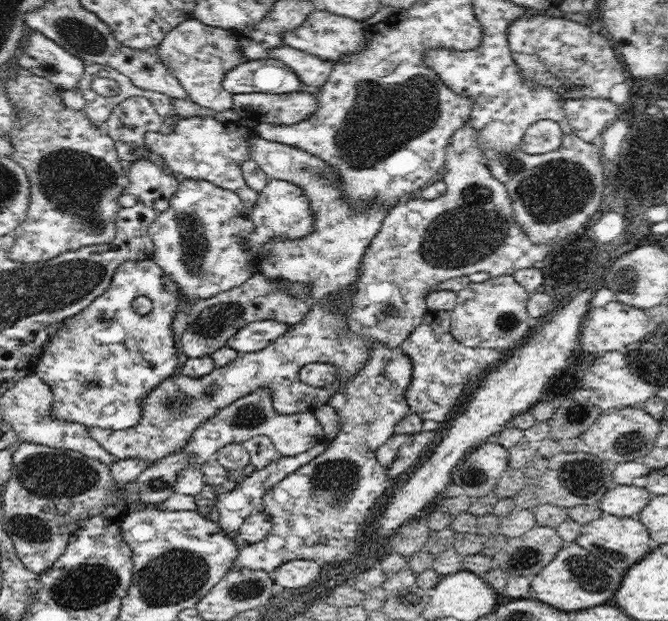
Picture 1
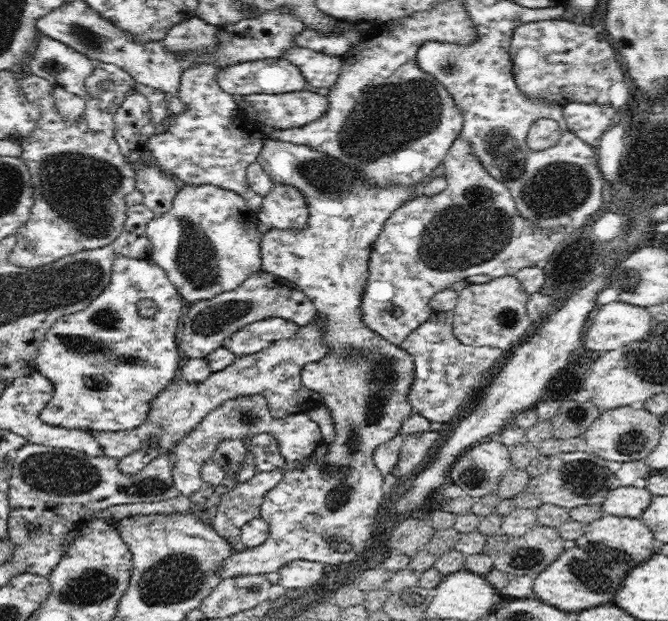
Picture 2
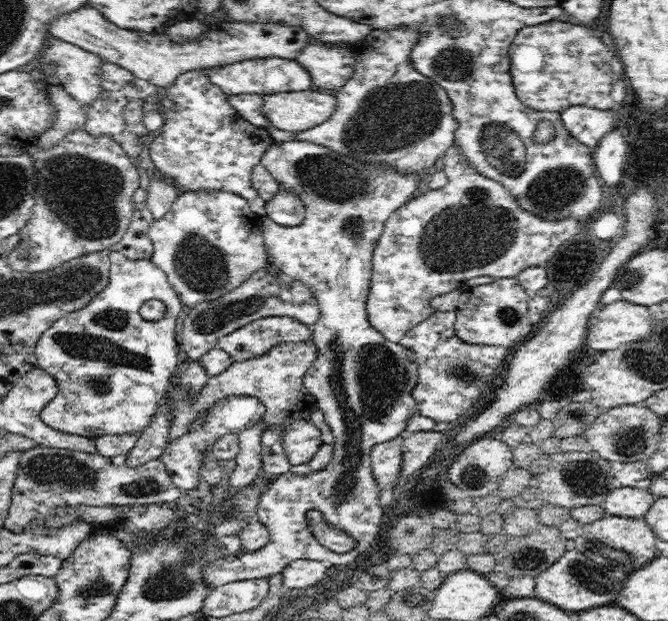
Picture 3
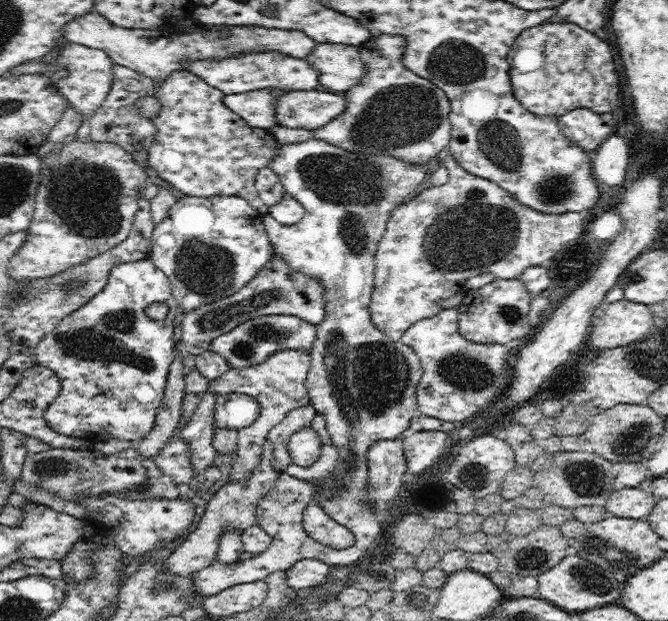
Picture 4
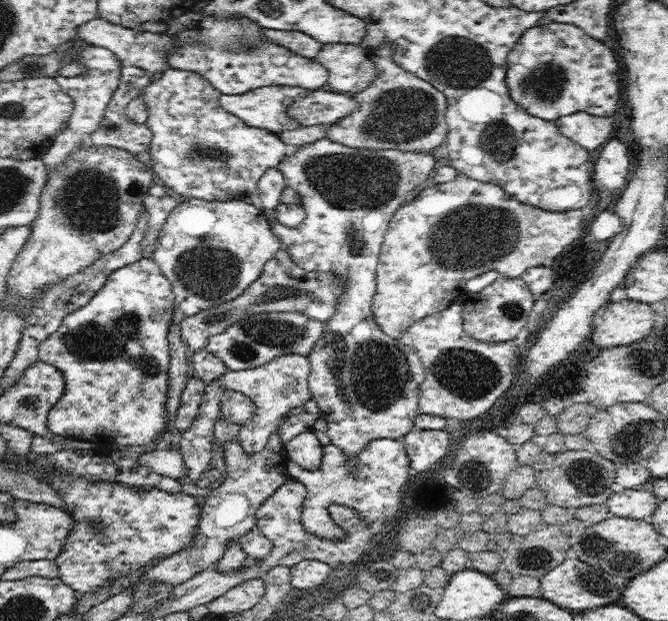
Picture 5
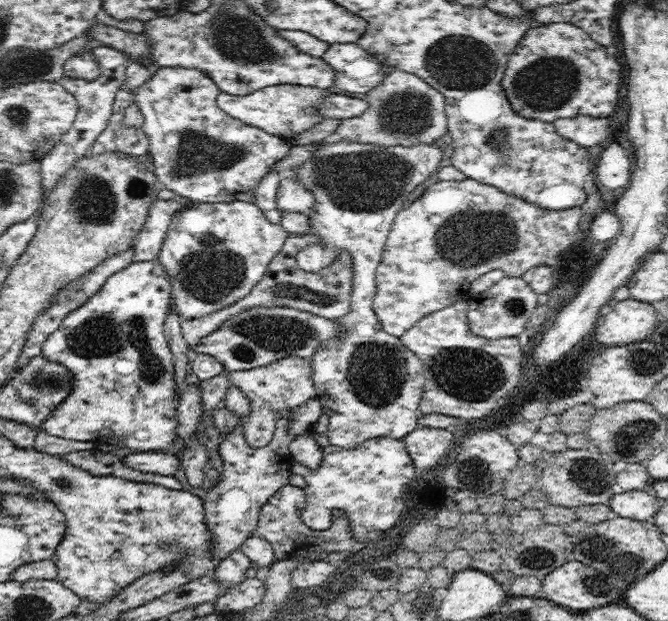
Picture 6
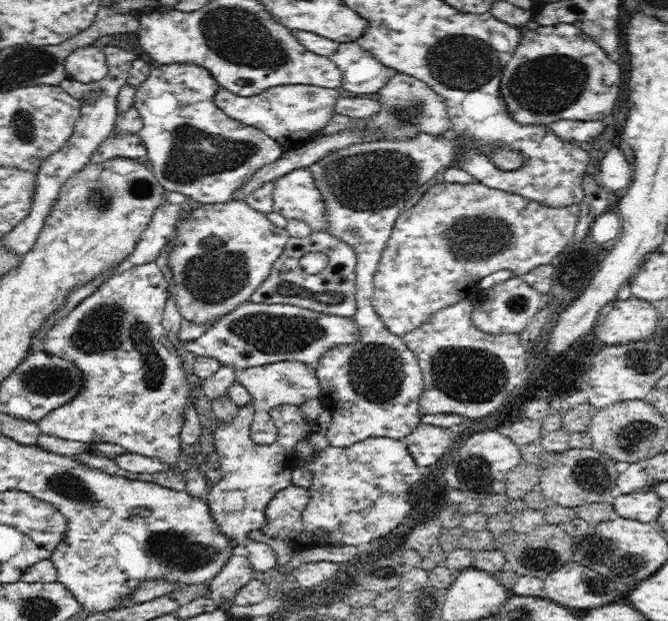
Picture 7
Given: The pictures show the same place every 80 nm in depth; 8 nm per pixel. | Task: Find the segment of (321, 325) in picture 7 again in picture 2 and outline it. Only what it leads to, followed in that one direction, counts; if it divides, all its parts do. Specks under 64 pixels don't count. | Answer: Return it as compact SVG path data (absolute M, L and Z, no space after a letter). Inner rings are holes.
M280 317L257 320L242 327L229 339L224 339L223 347L237 357L254 354L268 348L277 340L292 338L298 328L300 326L294 321Z

